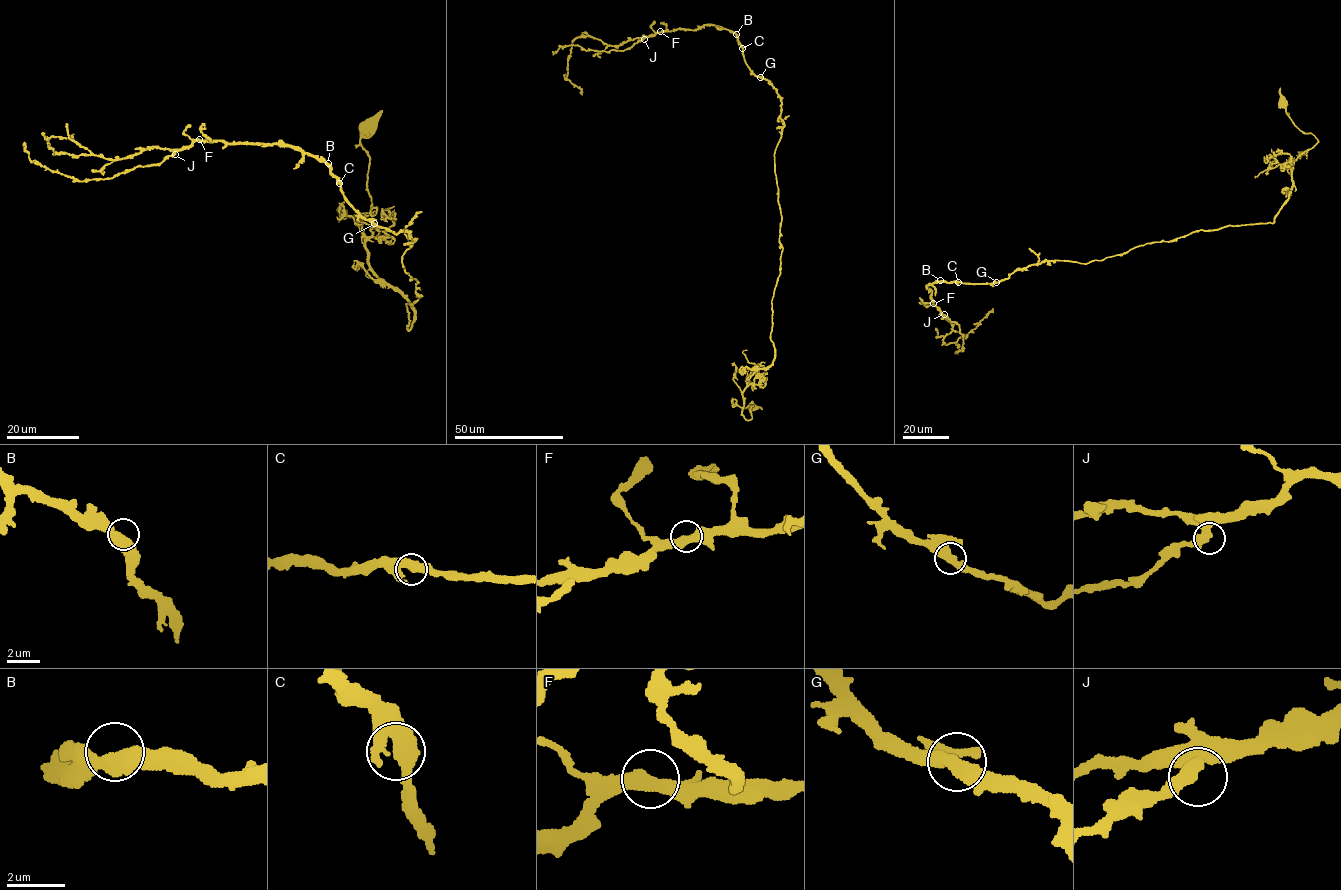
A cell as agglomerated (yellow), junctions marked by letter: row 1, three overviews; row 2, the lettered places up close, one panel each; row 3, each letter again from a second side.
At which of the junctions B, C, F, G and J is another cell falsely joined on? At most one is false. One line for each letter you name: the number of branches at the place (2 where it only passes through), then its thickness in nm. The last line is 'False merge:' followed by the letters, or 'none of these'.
False merge: none of these

